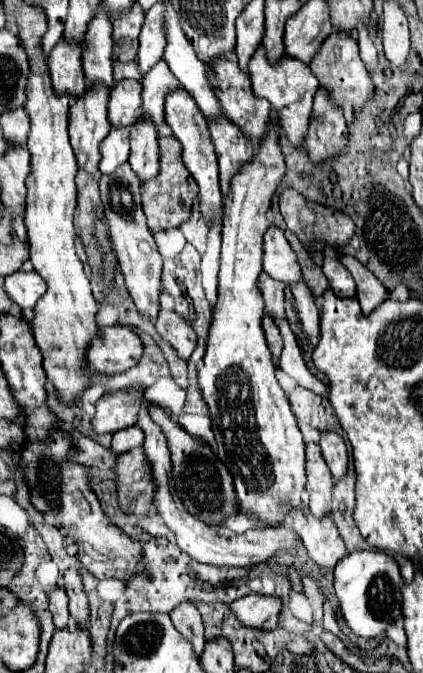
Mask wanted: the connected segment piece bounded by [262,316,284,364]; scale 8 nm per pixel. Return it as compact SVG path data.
M264 316L264 320L262 320L262 328L264 328L266 342L268 342L268 348L270 348L270 352L272 352L272 358L274 358L274 362L278 364L278 358L280 358L280 354L282 354L282 346L284 346L282 336L280 336L280 330L278 330L276 322L270 320L268 316Z

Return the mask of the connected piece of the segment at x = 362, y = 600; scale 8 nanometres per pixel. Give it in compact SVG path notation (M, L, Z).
M376 550L346 554L334 568L334 590L348 628L366 640L382 640L386 628L402 616L402 576L392 556Z

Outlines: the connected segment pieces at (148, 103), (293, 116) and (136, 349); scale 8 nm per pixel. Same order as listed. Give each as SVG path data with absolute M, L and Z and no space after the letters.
M158 62L142 80L144 92L142 92L142 118L146 122L152 122L156 128L164 126L164 96L178 88L180 82L174 78L166 62Z
M260 46L260 50L250 60L248 74L250 74L252 90L254 90L256 98L266 98L274 106L278 126L282 128L282 132L286 134L290 144L296 146L296 148L302 146L304 140L306 140L306 132L308 132L308 122L310 122L310 112L312 112L312 98L318 90L318 80L314 78L310 68L304 62L288 58L288 56L282 56L280 62L270 66L270 62L266 60L266 54Z
M126 326L100 328L100 336L96 336L86 348L88 370L96 370L102 374L124 372L132 368L140 356L142 342Z

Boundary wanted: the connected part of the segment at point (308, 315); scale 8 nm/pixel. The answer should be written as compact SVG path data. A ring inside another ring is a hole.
M302 280L292 284L292 294L294 294L294 304L298 310L304 334L316 346L318 338L320 338L320 324L318 324L318 308L314 304L314 296L310 294L310 290L306 288L306 284Z

